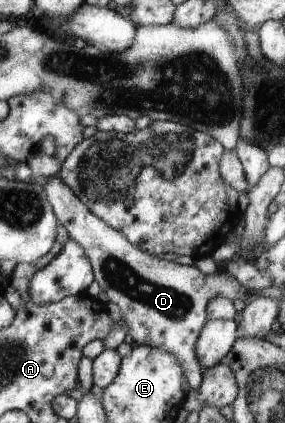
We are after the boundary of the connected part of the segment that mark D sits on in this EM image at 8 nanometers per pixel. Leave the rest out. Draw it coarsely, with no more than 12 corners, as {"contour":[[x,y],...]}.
{"contour":[[59,176],[43,189],[134,342],[178,357],[187,390],[209,302],[230,274],[141,251]]}

